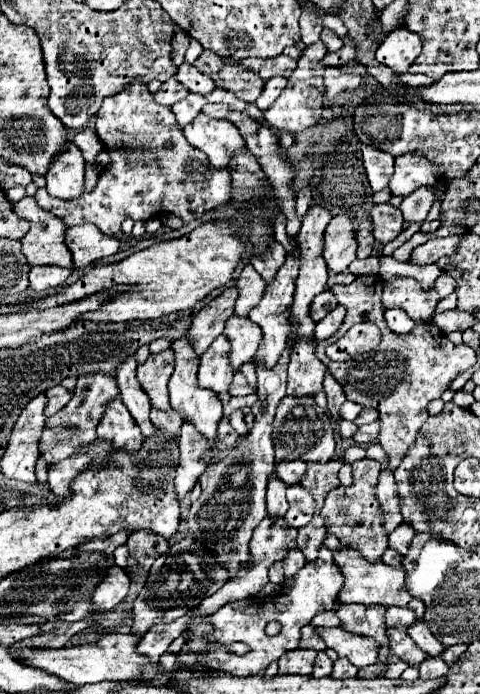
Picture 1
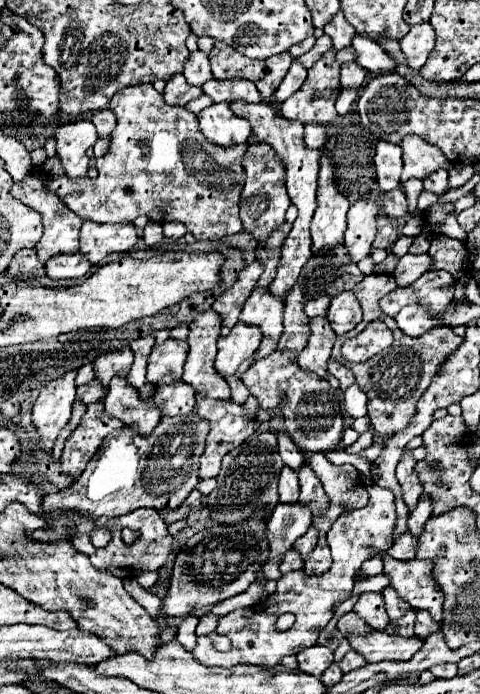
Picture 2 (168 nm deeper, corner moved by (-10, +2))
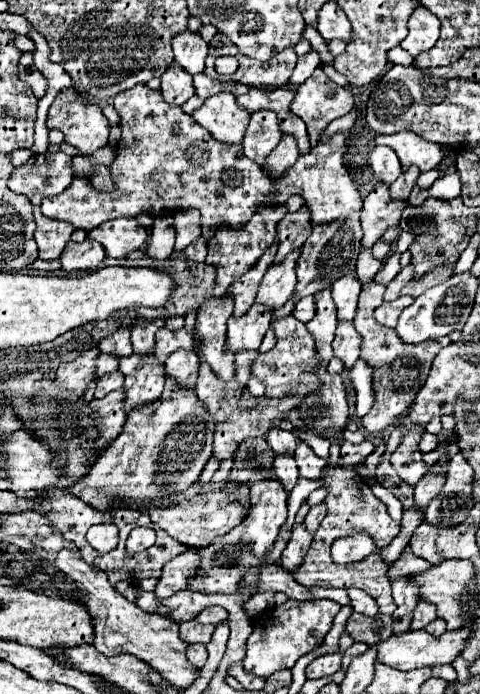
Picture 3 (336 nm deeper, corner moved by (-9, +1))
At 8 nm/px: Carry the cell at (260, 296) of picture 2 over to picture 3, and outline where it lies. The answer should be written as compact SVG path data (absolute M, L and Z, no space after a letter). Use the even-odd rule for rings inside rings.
M300 250L290 252L280 264L270 266L264 274L254 304L260 304L268 310L276 310L288 302L288 298L294 292L294 266L300 258Z

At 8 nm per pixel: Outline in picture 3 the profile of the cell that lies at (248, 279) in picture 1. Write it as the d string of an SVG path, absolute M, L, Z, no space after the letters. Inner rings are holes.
M298 210L294 214L286 214L286 216L300 216L298 218L284 218L280 220L280 224L276 226L278 232L278 252L274 258L274 264L278 264L278 260L282 262L290 252L294 252L296 248L302 248L304 240L310 236L312 226L310 226L310 212L308 210Z

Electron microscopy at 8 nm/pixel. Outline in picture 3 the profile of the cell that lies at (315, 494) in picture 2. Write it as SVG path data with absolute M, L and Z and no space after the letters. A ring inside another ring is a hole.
M298 442L294 460L298 464L300 476L302 478L310 478L310 480L318 480L322 466L326 466L326 462L320 456L316 456L314 450L306 442Z

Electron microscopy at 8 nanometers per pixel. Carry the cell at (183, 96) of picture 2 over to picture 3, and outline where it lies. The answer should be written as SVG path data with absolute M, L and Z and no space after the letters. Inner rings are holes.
M176 62L170 64L170 68L162 74L160 80L162 80L160 92L168 104L182 106L188 98L192 98L196 94L194 86L192 86L192 76L186 74L186 70L182 70Z

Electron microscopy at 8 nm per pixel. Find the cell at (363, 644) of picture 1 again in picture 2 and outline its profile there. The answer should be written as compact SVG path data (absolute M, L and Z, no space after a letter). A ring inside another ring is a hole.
M373 631L371 635L347 637L351 647L357 649L367 663L379 661L409 661L423 645L421 637L399 637L385 631Z

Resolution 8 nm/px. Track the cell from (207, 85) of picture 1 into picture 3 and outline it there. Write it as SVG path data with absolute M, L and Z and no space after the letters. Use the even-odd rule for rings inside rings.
M190 30L178 34L174 38L174 60L188 72L188 74L202 74L204 72L204 60L208 56L208 44L200 38L200 34L194 34Z

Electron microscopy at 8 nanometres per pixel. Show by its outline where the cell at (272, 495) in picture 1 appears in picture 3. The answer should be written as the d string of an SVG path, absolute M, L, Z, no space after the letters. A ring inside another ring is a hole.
M286 454L276 456L276 460L274 460L274 472L276 472L280 484L284 486L284 490L290 494L292 488L296 486L296 480L298 480L298 470L296 470L294 458L286 456Z

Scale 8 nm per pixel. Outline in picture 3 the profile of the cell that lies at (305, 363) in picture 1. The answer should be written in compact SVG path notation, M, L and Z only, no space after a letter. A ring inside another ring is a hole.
M330 288L316 294L316 316L306 324L306 328L314 338L320 366L326 368L332 358L332 340L336 330L336 310L330 298Z

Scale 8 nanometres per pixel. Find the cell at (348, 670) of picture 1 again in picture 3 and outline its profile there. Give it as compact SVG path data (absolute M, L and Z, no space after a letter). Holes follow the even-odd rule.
M354 642L346 652L344 652L344 660L342 660L342 670L348 670L348 666L350 666L350 662L352 662L352 658L356 658L356 656L362 656L364 652L368 650L368 646L366 644L358 644L358 642Z

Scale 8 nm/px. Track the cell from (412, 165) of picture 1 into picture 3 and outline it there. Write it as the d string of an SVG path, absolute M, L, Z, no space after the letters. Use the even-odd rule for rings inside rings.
M408 130L390 136L376 136L376 144L390 146L398 154L404 172L410 166L418 166L422 172L434 170L434 166L438 166L438 162L444 158L444 150L438 144L428 142Z

